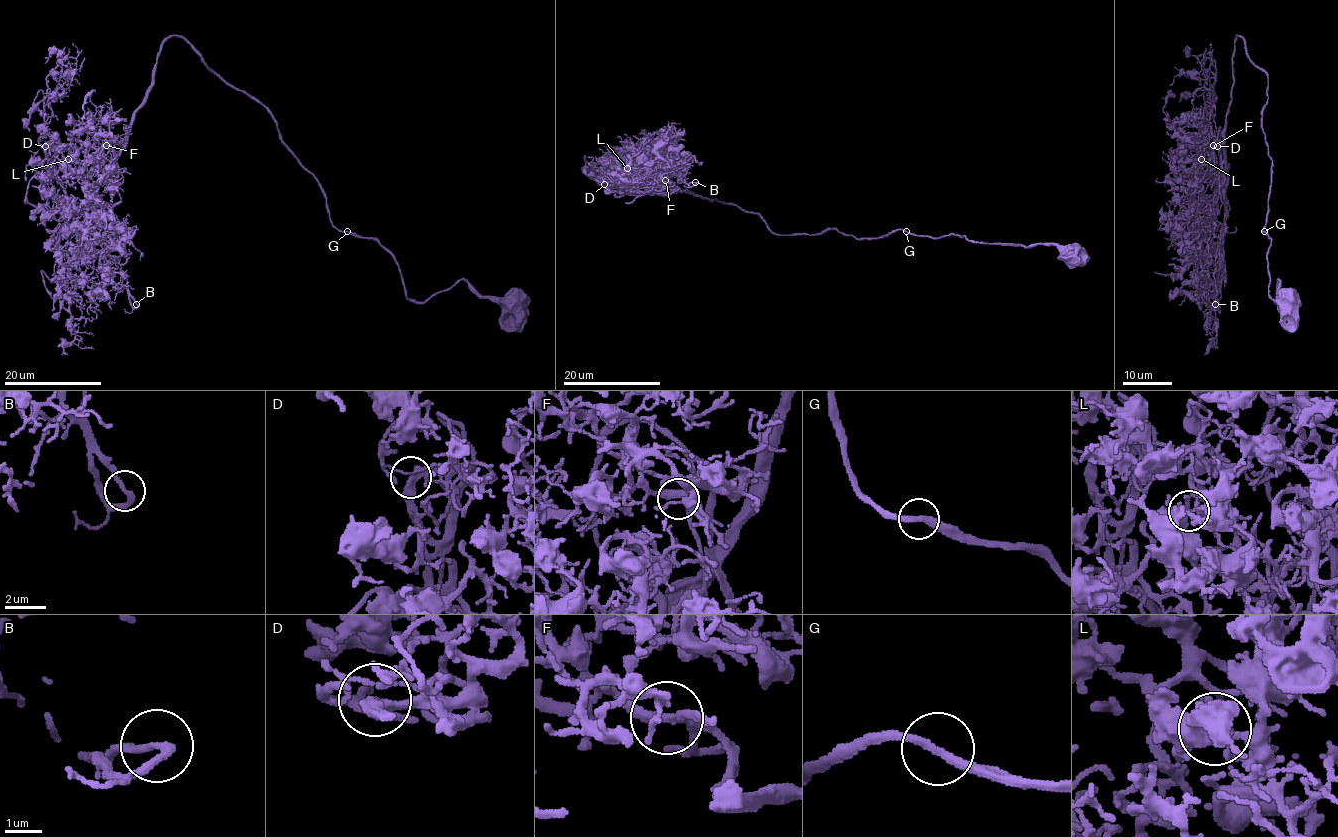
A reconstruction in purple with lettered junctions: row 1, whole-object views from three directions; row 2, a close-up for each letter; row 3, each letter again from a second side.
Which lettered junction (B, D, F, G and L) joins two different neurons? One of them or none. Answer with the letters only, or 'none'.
none

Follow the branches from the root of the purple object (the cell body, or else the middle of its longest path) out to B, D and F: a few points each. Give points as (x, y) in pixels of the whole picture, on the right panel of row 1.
B: (1288, 302), (1278, 279), (1270, 296), (1262, 230), (1267, 76), (1238, 35), (1215, 304)
D: (1288, 302), (1278, 279), (1270, 296), (1262, 230), (1267, 76), (1238, 35), (1218, 178), (1217, 146)
F: (1288, 302), (1278, 279), (1270, 296), (1262, 230), (1267, 76), (1238, 35), (1224, 154), (1213, 145)

